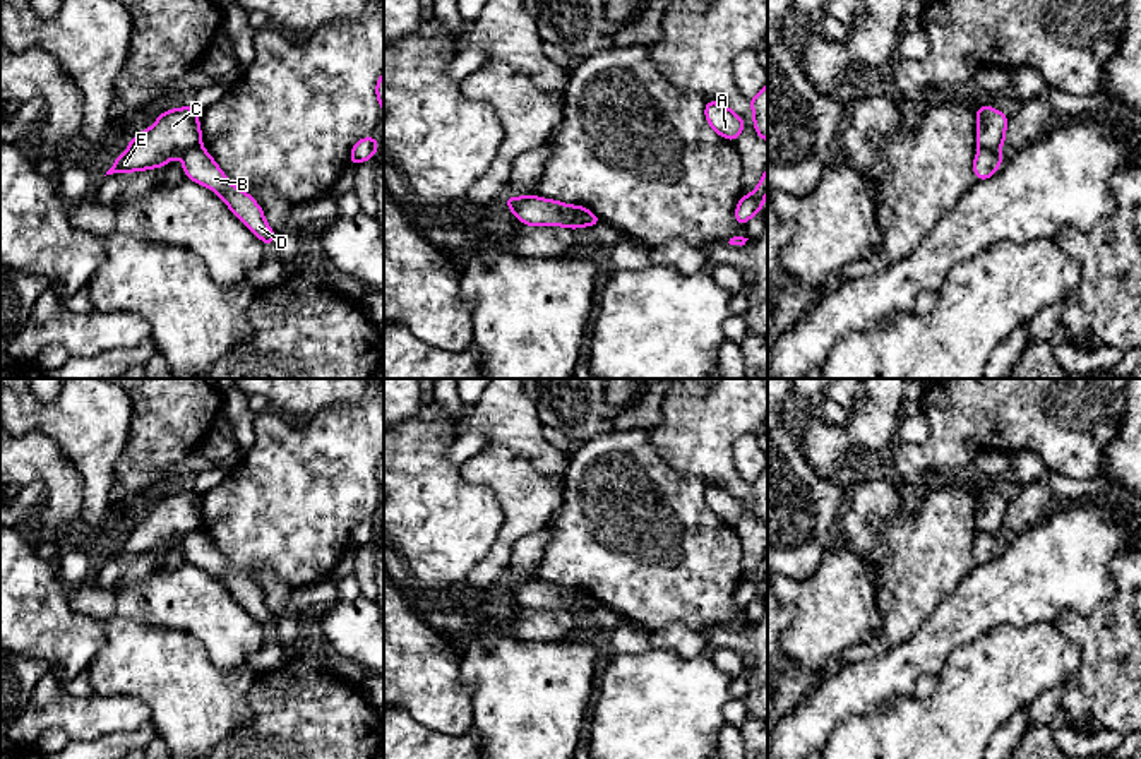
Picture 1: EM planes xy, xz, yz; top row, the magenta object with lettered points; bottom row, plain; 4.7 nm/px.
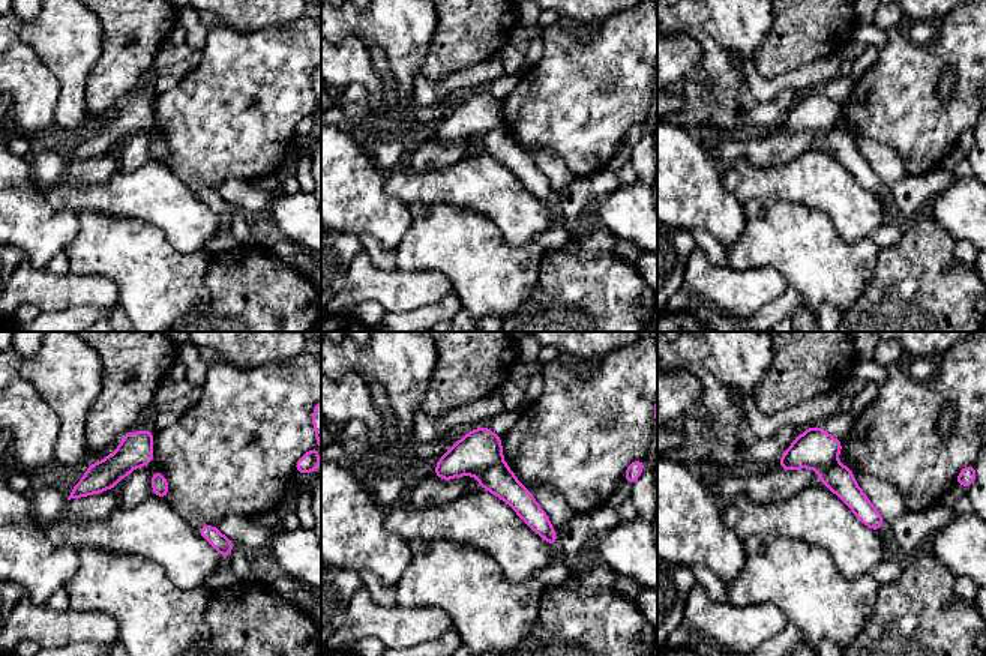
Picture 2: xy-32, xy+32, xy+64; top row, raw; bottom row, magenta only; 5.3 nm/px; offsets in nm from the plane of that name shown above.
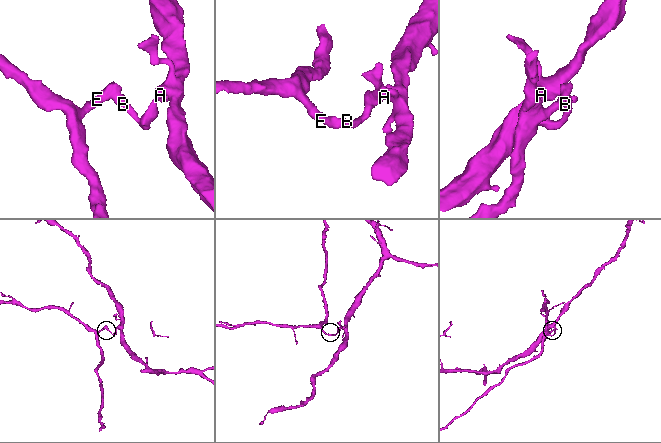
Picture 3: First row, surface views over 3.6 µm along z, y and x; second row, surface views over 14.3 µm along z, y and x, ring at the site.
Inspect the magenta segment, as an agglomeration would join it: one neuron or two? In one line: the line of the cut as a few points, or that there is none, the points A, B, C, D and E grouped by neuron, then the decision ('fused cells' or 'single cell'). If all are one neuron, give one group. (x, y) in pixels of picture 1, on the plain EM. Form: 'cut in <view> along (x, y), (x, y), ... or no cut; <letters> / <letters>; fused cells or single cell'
cut in yz along (979, 530), (999, 537); A B D / C E; fused cells

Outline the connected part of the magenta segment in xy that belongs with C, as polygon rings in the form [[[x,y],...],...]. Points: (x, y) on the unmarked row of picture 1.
[[[194,490],[168,493],[128,526],[127,536],[115,541],[106,559],[163,552],[200,528],[199,495]]]

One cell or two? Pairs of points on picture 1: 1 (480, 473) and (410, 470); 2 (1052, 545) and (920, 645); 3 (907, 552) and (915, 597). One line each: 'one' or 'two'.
1: two
2: one
3: one

